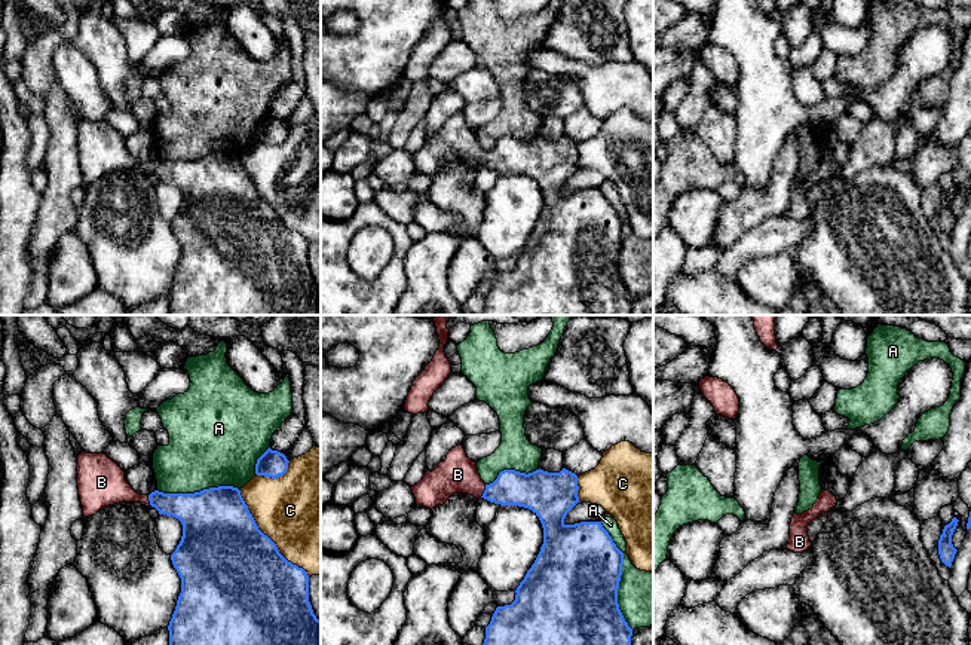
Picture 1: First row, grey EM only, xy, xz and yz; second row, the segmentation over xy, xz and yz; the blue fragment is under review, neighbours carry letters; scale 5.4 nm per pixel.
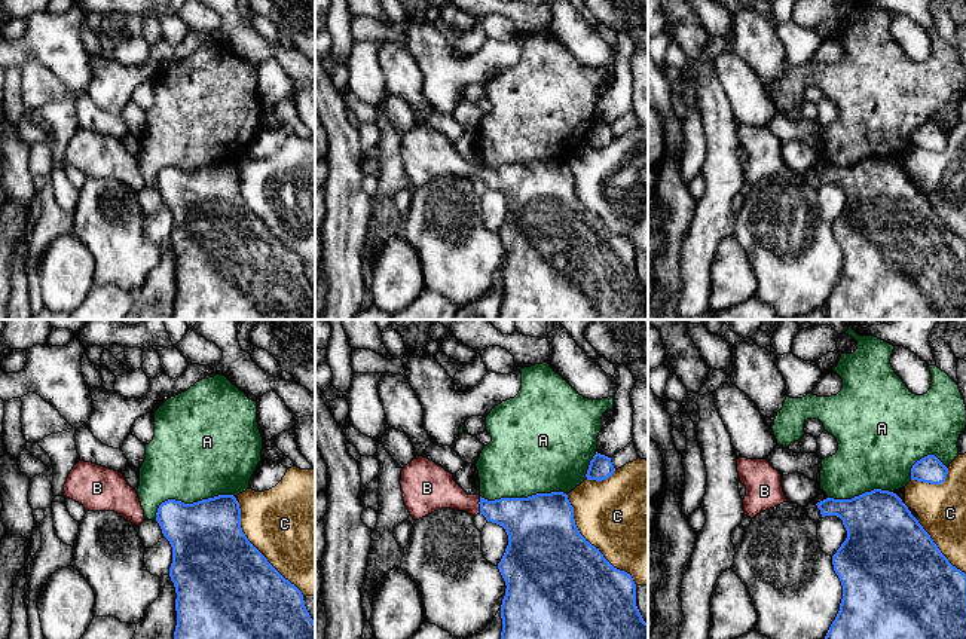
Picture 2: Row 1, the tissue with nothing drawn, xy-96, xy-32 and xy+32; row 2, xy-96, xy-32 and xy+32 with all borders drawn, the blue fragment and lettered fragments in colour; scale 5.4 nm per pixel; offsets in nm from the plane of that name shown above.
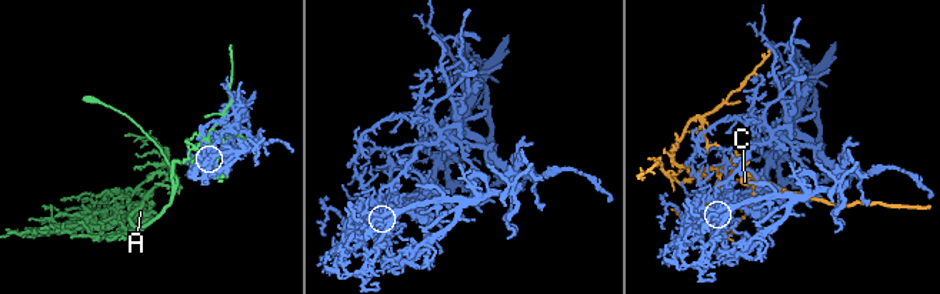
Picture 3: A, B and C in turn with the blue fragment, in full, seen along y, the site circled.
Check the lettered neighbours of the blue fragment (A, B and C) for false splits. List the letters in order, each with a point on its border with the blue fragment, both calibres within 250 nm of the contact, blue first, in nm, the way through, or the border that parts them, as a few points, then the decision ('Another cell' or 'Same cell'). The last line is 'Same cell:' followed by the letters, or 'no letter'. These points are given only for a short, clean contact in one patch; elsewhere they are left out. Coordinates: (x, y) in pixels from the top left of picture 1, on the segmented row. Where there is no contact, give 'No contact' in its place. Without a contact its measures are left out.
A: Touches blue at xz (618, 583). Thickness 500 nm (blue) against 300 nm. Another cell
B: Touches blue at xz (484, 491). Thickness 190 nm (blue) against 200 nm. Path across: xz (530, 491), (484, 491), (458, 474). Same cell
C: Touches blue at xy (266, 535). Thickness 500 nm (blue) against 480 nm. Another cell
Same cell: B

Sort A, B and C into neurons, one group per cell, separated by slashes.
A / B / C

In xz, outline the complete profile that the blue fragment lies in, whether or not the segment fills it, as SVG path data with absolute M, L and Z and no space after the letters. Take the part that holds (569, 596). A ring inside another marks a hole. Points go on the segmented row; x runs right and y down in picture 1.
M459 444L435 470L426 471L411 490L416 505L429 510L445 504L453 493L468 493L500 505L529 508L542 523L540 551L517 587L515 600L496 608L486 627L483 645L631 645L632 629L618 603L624 553L601 522L564 523L567 513L581 502L575 473L566 468L560 473L539 468L529 474L503 470L493 483L486 484L478 474L477 462L469 459Z

